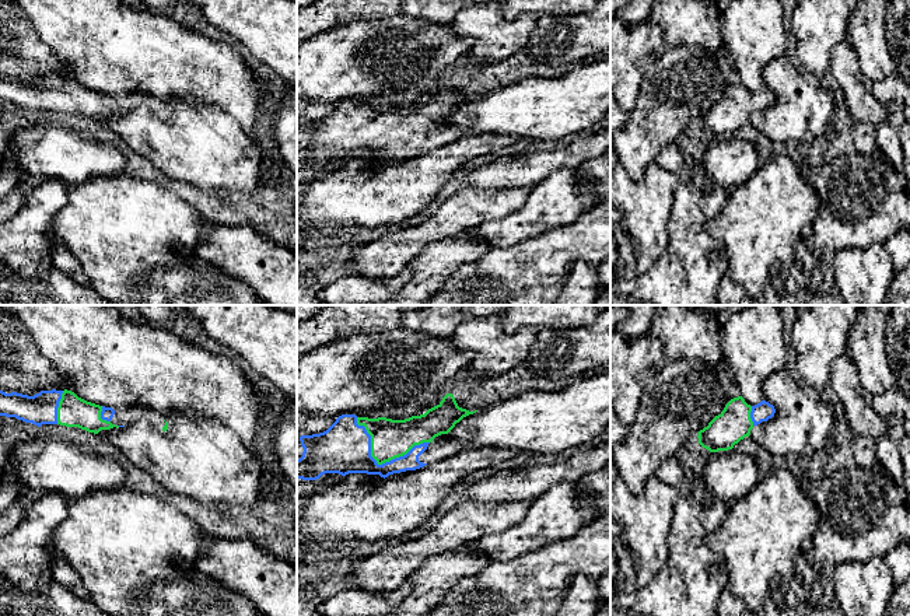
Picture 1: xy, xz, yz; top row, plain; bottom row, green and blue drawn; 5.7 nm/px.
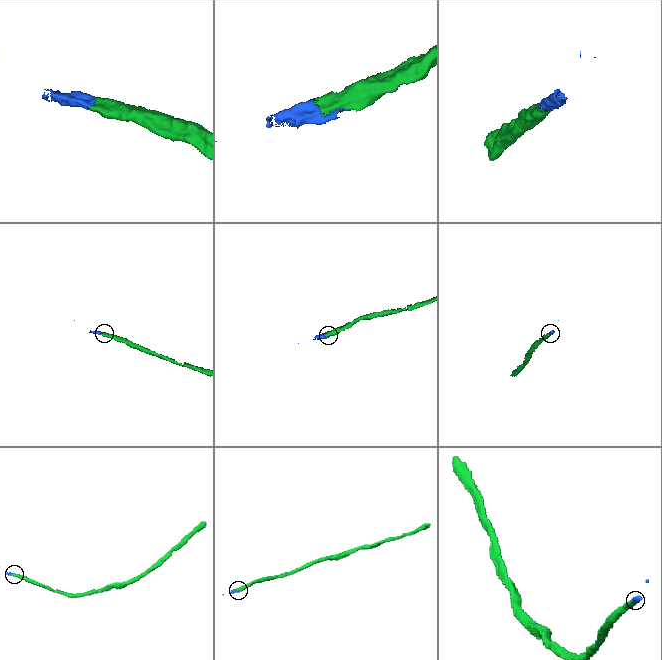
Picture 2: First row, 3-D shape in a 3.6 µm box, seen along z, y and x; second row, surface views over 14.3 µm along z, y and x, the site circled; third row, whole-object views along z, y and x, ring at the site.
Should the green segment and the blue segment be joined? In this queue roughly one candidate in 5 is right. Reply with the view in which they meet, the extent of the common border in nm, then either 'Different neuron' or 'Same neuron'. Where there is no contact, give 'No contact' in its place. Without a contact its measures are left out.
Touches green in xz. Shared border 440 nm. Same neuron

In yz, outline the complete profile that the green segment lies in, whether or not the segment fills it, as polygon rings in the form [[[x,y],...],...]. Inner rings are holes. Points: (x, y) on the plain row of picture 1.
[[[742,83],[734,84],[697,119],[699,130],[710,139],[732,136],[735,130],[749,123],[755,112],[767,108],[774,99],[774,92],[766,87],[750,92]]]

